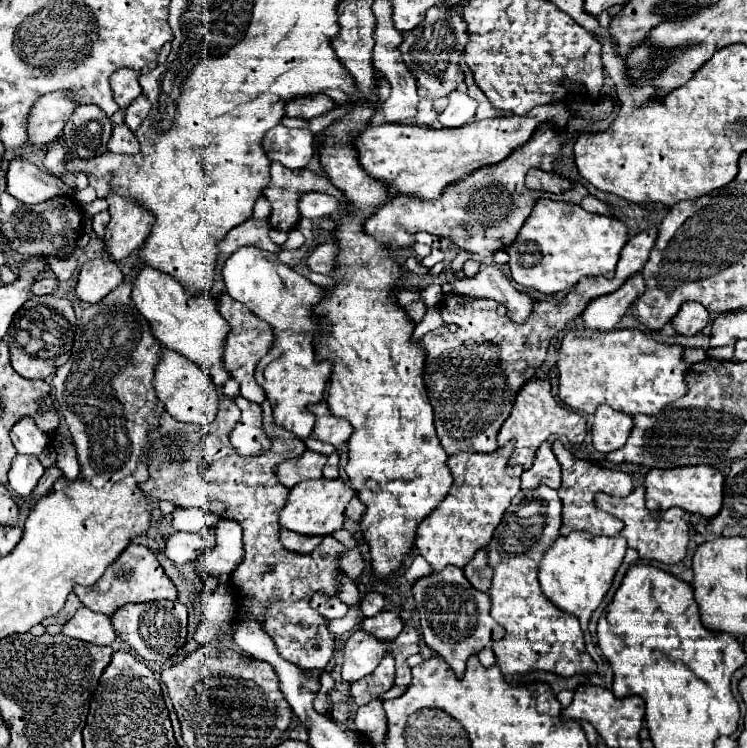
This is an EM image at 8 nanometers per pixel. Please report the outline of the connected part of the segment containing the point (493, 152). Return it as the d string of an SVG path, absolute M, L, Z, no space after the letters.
M561 104L533 108L527 116L505 116L465 124L463 128L423 128L417 124L371 124L353 142L361 168L375 180L381 180L397 196L435 200L445 186L461 180L469 172L497 164L515 148L525 144L541 122L553 122L557 128L567 124L569 112Z

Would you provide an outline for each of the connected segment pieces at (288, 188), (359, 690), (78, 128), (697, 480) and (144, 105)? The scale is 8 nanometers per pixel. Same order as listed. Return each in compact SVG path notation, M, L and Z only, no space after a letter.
M273 162L273 164L271 164L271 184L263 190L263 196L269 200L269 204L271 204L271 208L273 208L273 210L271 210L271 216L269 216L269 226L271 226L273 230L281 230L281 232L291 232L291 230L295 230L295 226L297 226L299 218L301 218L299 206L297 206L297 204L299 204L299 198L301 198L305 192L309 192L309 190L331 194L331 196L335 196L341 204L345 204L345 206L349 204L347 198L343 198L343 194L339 192L339 188L335 188L327 176L313 174L313 172L307 170L307 168L303 168L301 172L293 172L293 170L289 170L289 168L285 168L283 164Z
M385 656L379 665L373 670L373 674L365 676L363 680L357 680L355 684L349 684L349 698L357 706L367 704L373 698L379 698L379 694L387 692L393 686L395 680L395 666L393 666L393 656Z
M79 106L63 128L63 136L71 154L79 158L95 158L107 152L113 124L101 108Z
M679 466L679 468L653 468L645 474L645 500L647 510L661 512L671 506L683 508L691 514L715 516L721 510L723 502L723 474L713 466Z
M141 94L141 96L135 98L135 100L129 104L129 108L125 110L125 124L135 132L135 130L139 128L139 124L143 124L143 120L147 118L149 110L151 110L151 102L147 100L145 94Z

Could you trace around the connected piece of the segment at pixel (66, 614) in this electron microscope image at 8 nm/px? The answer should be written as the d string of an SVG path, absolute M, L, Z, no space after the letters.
M71 592L69 598L67 598L67 602L65 602L65 606L61 608L61 612L55 614L55 616L51 616L51 618L47 618L43 622L43 626L49 626L49 624L65 624L69 618L73 618L73 614L77 612L79 606L81 606L81 600L77 598L77 594Z

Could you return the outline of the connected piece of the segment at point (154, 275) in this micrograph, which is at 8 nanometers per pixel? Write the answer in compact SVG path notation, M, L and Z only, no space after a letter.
M151 266L139 268L137 276L131 282L133 282L131 298L137 310L149 320L155 338L163 346L199 364L213 380L213 384L221 388L229 380L229 374L223 368L223 354L221 354L225 336L229 332L229 324L219 314L213 298L207 294L203 296L187 294L187 290L173 276L167 276L165 272L159 272L157 268Z

